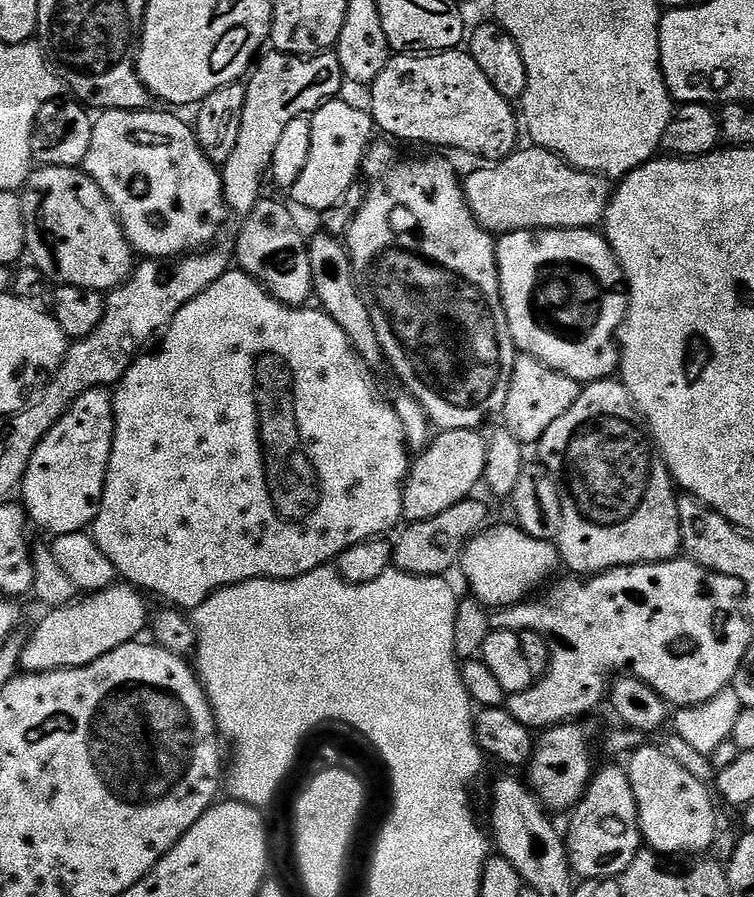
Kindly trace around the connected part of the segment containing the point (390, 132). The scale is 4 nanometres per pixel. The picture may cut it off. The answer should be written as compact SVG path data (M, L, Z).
M449 50L446 52L433 52L431 54L396 54L389 59L388 65L382 70L382 74L378 74L378 78L370 86L372 92L372 105L370 111L375 127L380 128L393 141L396 140L413 140L416 144L437 144L440 148L457 148L460 152L469 152L472 156L481 156L481 161L495 162L504 160L507 156L517 151L518 143L516 139L522 136L522 124L518 119L513 105L506 98L502 98L502 94L498 94L498 90L494 90L494 86L490 86L490 78L486 78L486 74L482 74L482 70L478 70L478 62L474 62L471 54L464 50Z

